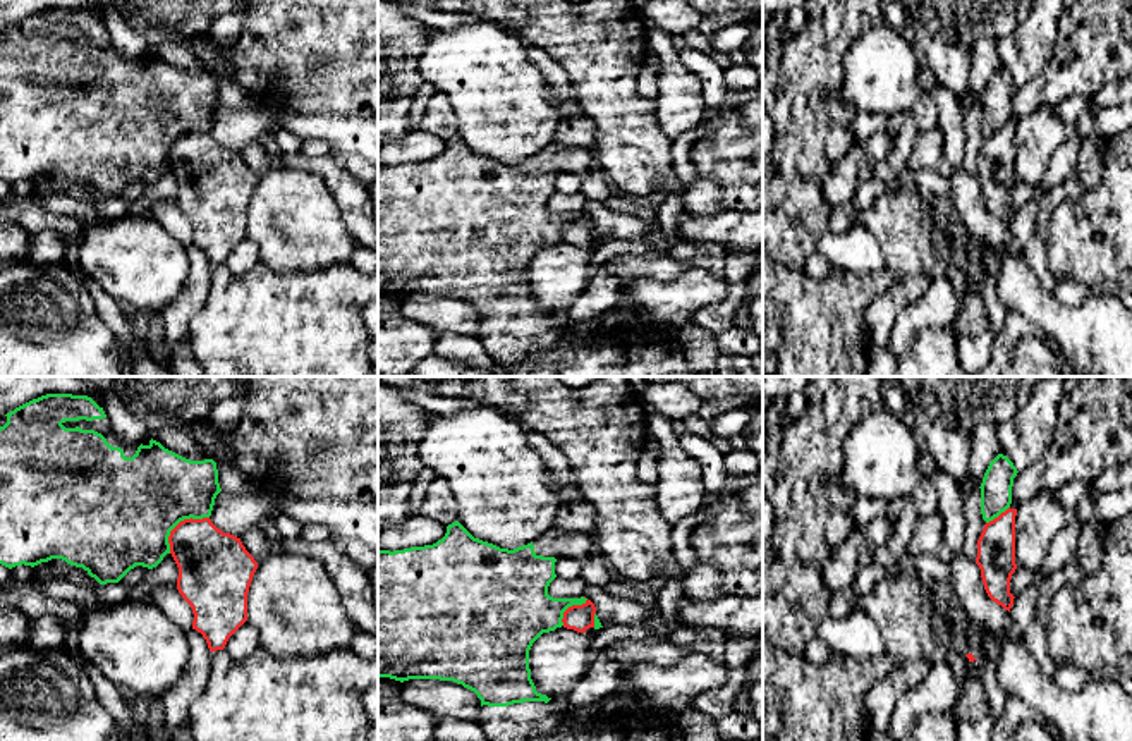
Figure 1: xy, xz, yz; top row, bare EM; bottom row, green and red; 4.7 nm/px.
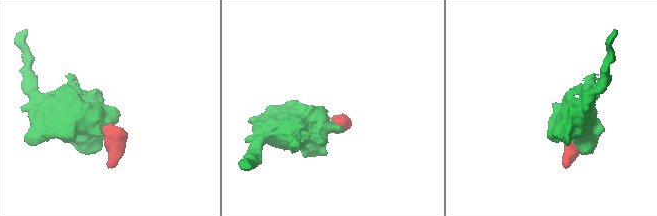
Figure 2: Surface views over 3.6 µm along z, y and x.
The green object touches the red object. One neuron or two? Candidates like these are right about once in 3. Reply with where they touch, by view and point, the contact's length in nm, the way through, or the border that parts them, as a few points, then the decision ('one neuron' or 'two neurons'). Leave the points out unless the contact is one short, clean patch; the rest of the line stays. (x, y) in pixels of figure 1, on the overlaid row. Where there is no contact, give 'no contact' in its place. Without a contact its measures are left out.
meets green in xy at (179, 521); contact 260 nm long; border along xy (208, 516), (184, 518), (170, 532), (169, 552); two neurons

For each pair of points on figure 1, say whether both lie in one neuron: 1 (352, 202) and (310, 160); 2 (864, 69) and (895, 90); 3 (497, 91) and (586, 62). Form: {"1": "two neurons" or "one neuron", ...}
{"1": "one neuron", "2": "one neuron", "3": "two neurons"}

